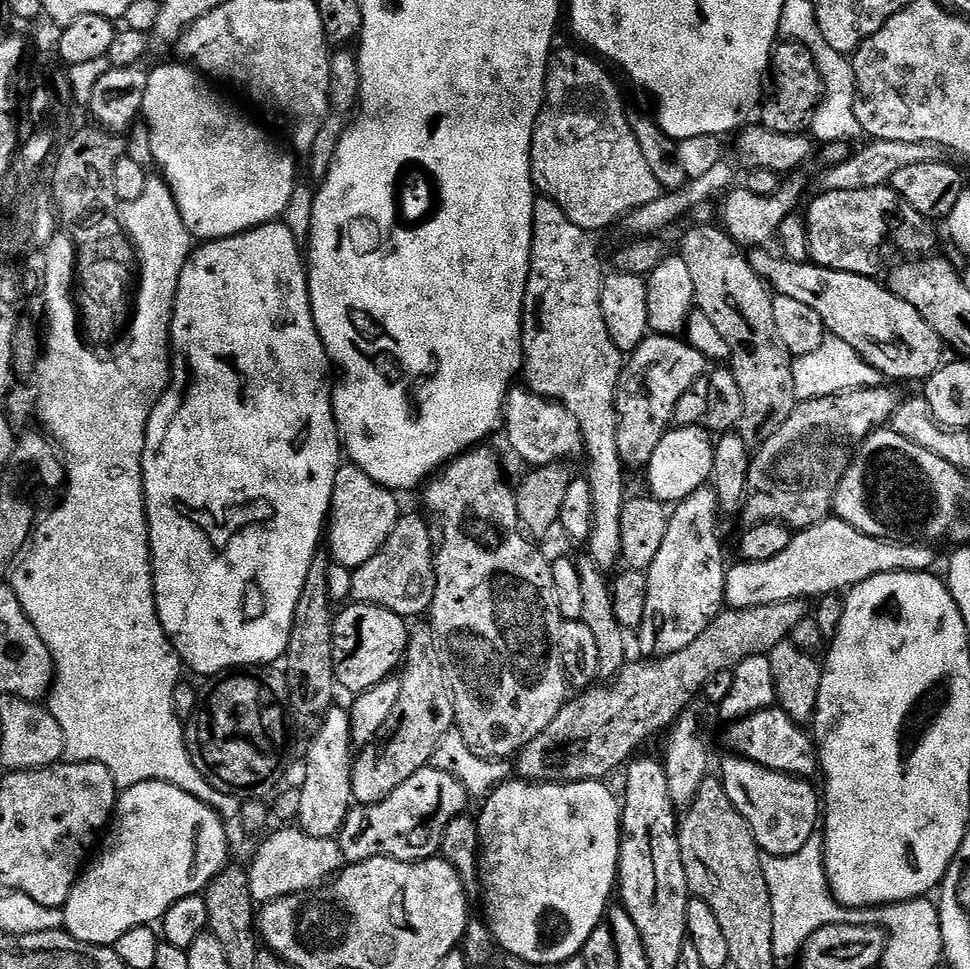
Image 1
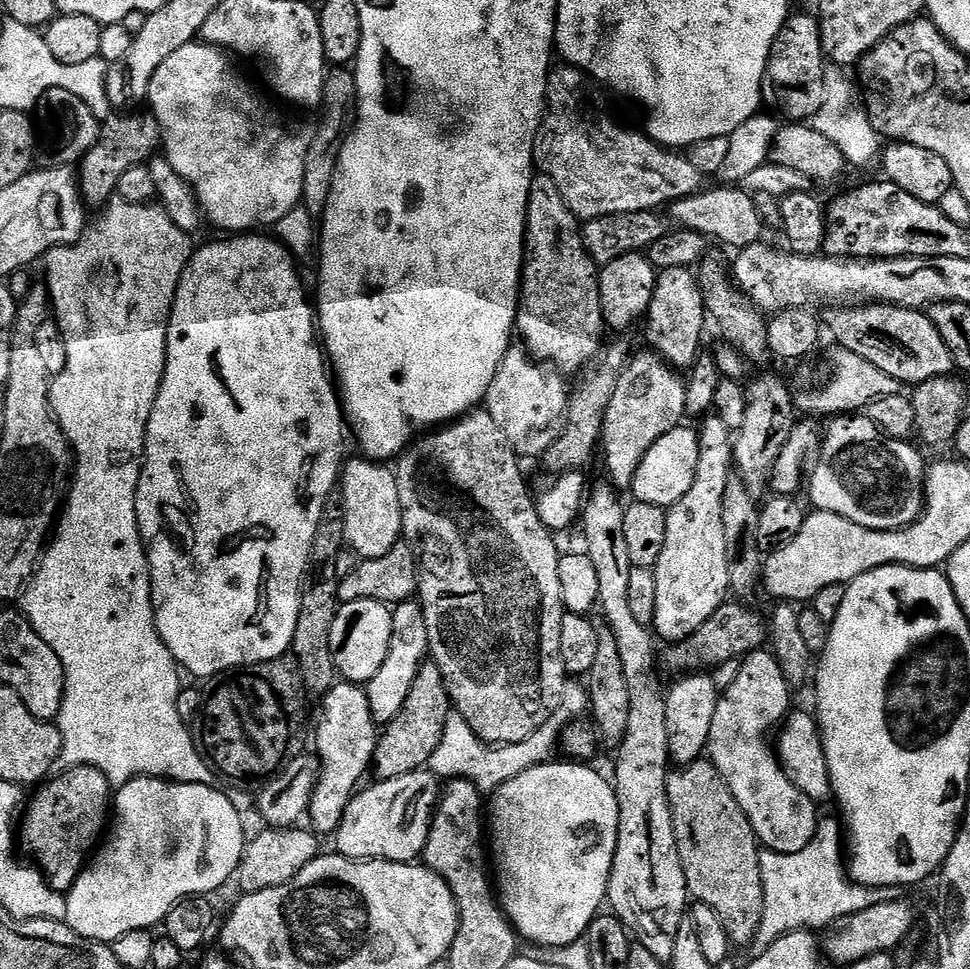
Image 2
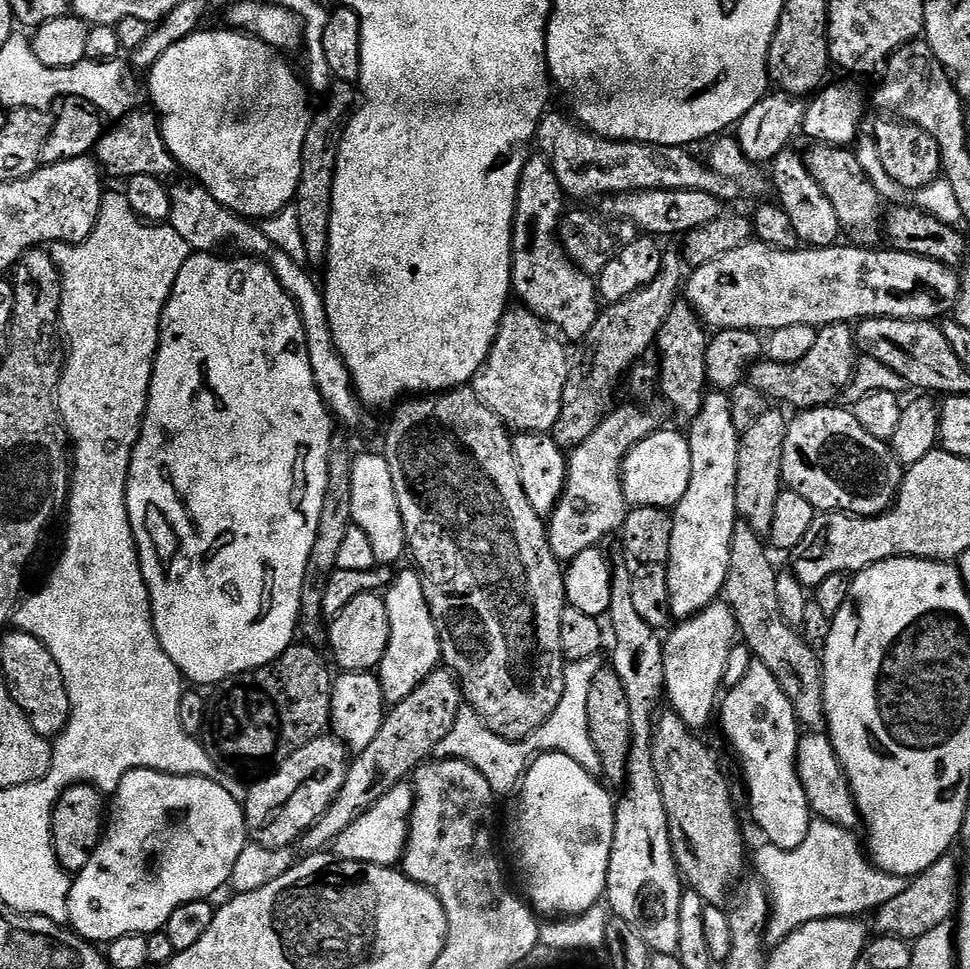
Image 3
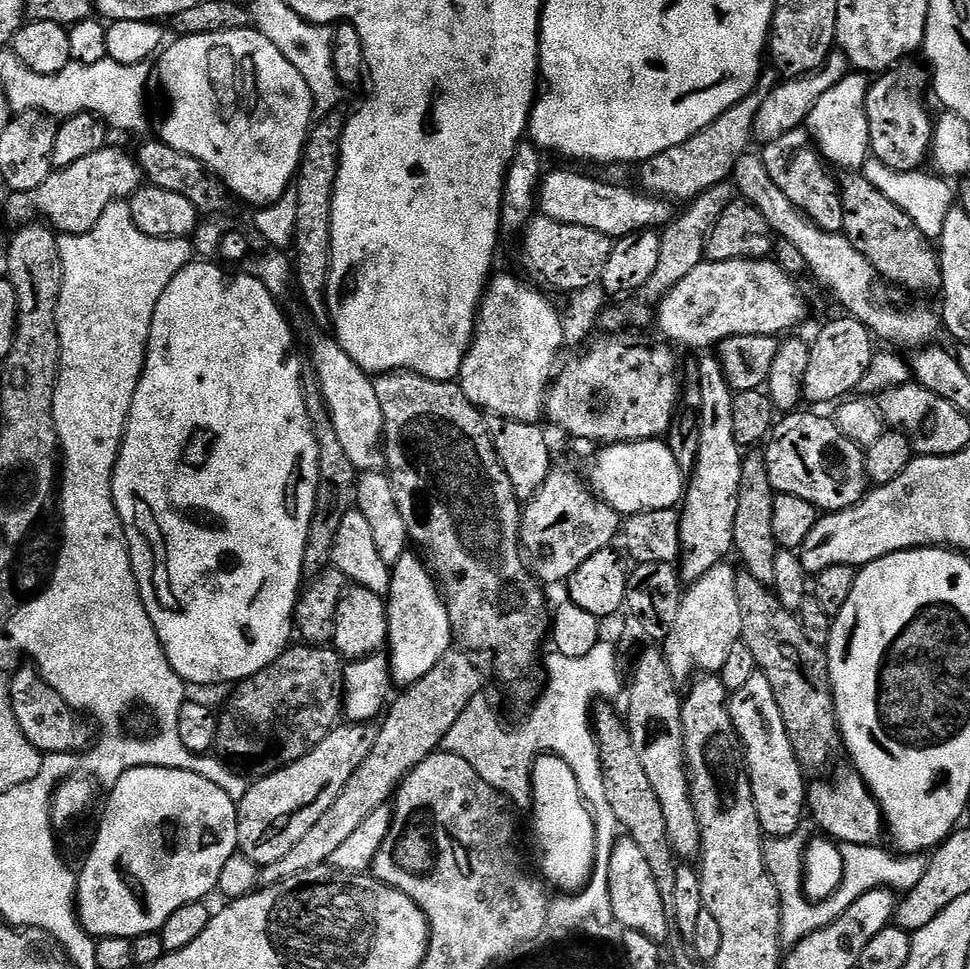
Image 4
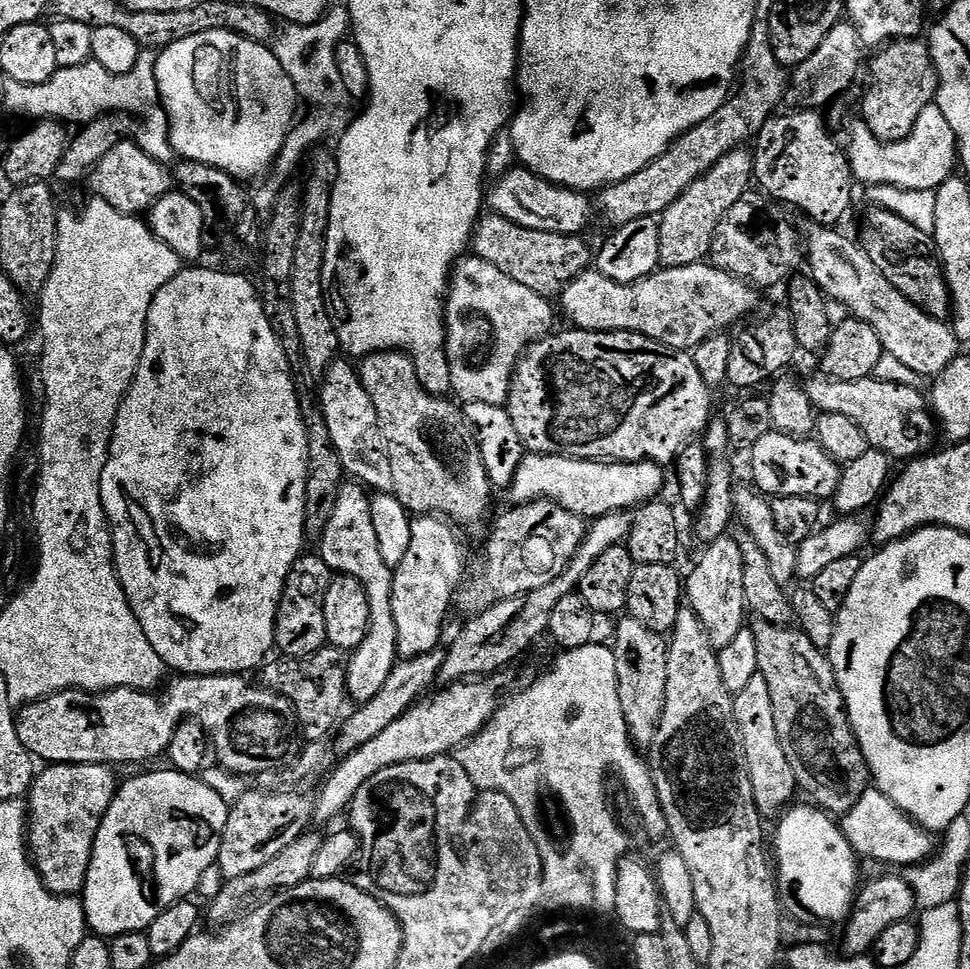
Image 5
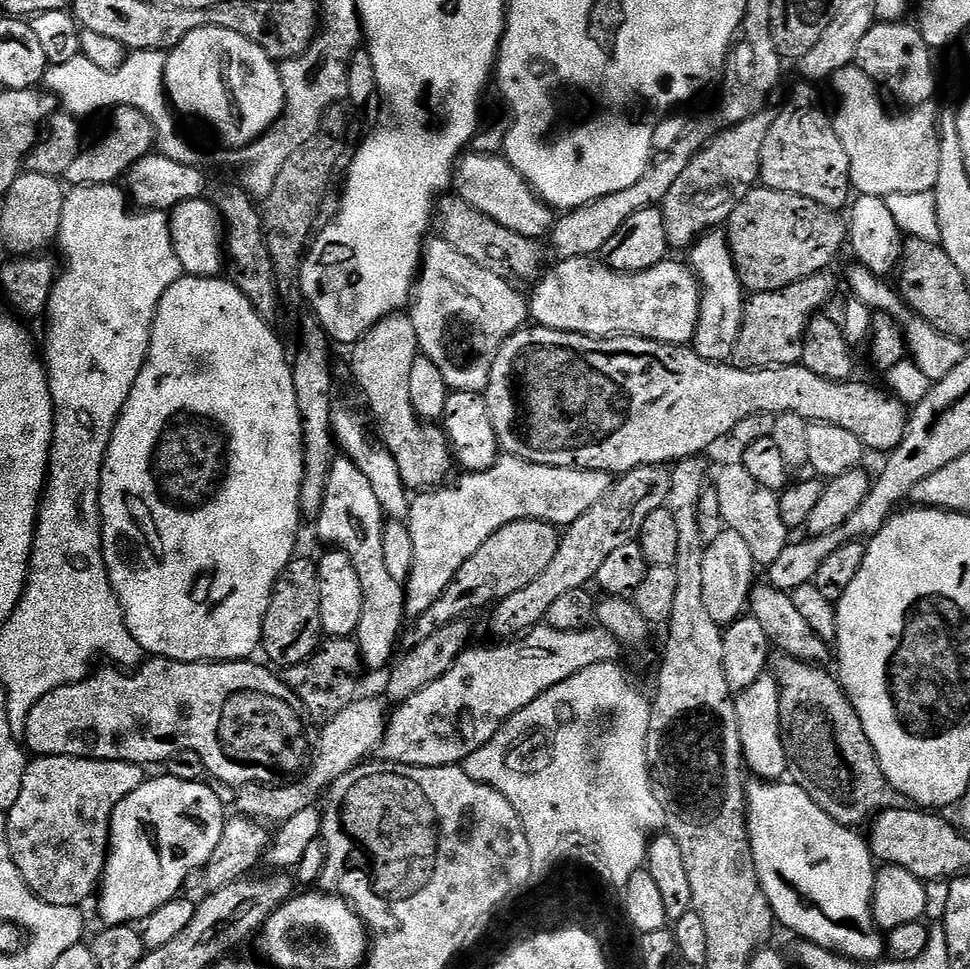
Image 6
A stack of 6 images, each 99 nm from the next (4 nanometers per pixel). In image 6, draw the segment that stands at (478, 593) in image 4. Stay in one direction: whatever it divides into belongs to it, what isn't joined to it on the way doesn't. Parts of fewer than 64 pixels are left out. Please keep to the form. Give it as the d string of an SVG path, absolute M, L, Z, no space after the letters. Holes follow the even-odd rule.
M393 314L382 318L361 340L351 345L350 352L352 376L372 407L372 416L380 427L379 439L396 458L404 485L409 490L431 490L443 485L449 479L448 471L454 468L448 436L443 427L421 420L410 402L410 374L418 355L411 315Z

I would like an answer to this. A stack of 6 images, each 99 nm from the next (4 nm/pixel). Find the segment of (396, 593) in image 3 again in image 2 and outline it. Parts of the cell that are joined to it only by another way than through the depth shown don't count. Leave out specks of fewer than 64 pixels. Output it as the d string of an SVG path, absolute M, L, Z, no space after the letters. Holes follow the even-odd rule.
M419 603L398 604L392 608L392 634L390 636L390 654L386 662L382 662L382 670L374 674L374 678L366 685L366 698L370 702L370 714L377 725L388 724L402 710L406 698L410 694L410 686L414 686L414 678L420 665L429 659L428 627L424 611Z

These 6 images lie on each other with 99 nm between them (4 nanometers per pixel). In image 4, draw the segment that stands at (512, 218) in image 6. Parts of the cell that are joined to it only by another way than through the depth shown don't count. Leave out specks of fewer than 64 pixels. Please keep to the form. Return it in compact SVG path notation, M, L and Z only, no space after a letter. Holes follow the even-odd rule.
M576 172L543 173L538 189L539 215L554 222L566 222L570 226L586 226L586 230L598 230L600 234L621 240L626 234L645 230L663 230L676 219L678 208L673 201L662 196L649 196L635 187L623 188L620 184L607 184L592 176L579 176Z

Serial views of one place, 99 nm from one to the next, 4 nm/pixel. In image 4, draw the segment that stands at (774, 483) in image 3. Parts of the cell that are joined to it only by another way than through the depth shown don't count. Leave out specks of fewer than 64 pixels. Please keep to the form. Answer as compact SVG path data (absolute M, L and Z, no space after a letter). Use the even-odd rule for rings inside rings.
M763 455L744 456L742 480L738 486L738 510L734 514L734 538L732 547L735 555L740 555L743 571L749 572L758 582L771 586L774 582L774 558L778 545L774 538L774 493L770 478L766 474Z

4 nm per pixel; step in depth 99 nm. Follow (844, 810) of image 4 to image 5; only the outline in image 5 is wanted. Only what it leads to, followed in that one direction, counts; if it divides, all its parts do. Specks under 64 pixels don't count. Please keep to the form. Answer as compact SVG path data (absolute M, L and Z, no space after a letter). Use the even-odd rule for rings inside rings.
M869 786L862 798L854 802L852 809L839 817L838 823L846 842L850 842L850 846L860 858L866 856L884 864L915 866L923 864L934 851L933 833L921 828L911 816L894 806L894 802L890 802L890 798L886 798L886 794L875 786Z

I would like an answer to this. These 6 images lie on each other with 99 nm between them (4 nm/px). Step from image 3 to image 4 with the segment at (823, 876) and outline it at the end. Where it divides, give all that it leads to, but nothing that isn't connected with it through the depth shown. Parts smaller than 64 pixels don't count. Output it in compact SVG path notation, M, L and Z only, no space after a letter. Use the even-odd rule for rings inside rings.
M801 826L794 834L768 838L764 841L764 865L774 886L778 886L780 942L785 949L802 942L802 938L814 934L814 930L830 926L830 922L834 922L850 906L854 906L854 902L858 902L862 894L870 894L870 890L879 888L891 888L893 892L903 894L918 886L918 882L922 882L922 874L926 874L928 860L923 855L887 852L880 844L870 846L841 844L839 850L842 854L842 882L838 890L834 890L830 898L809 902L802 887L802 857L809 840L807 827Z

